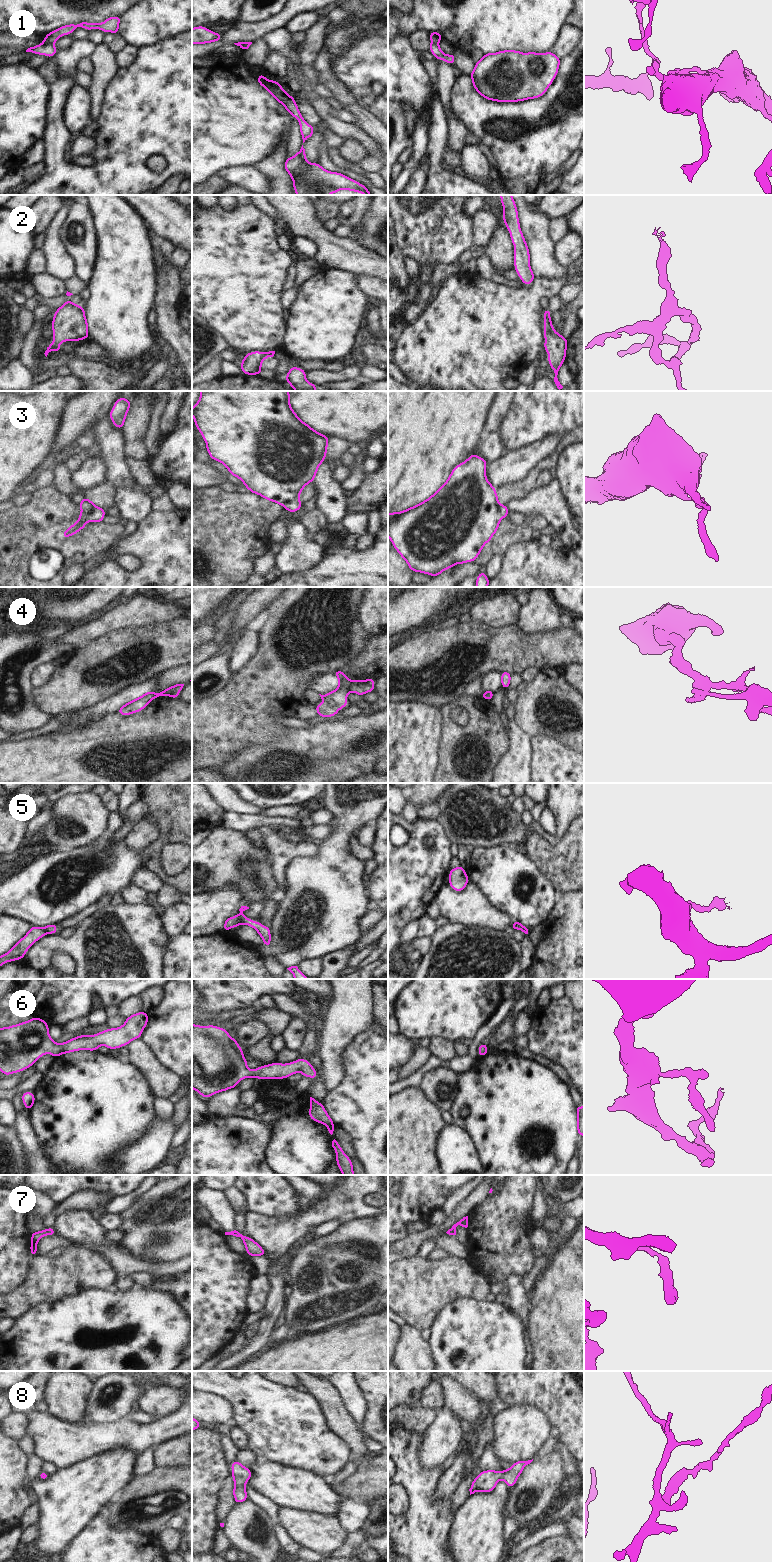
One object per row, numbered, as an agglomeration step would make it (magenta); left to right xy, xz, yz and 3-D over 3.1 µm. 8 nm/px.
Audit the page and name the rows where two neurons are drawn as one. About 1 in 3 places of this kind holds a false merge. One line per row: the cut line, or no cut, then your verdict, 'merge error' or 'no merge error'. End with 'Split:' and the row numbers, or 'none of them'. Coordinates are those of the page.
1: cut xy (43, 41), (53, 43); merge error
2: cut none; no merge error
3: cut none; no merge error
4: cut xz (351, 681), (348, 691); merge error
5: cut xz (237, 915), (241, 923); merge error
6: cut none; no merge error
7: cut none; no merge error
8: cut none; no merge error
Split: 1, 4, 5

